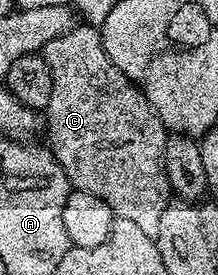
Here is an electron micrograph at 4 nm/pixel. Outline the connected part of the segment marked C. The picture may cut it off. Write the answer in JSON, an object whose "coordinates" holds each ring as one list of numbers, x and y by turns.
{"coordinates":[[76,26,71,32,60,34,60,38,52,38,52,42,48,42,42,47,40,54,48,62,48,70,52,70,52,98,44,109,44,132,50,135,49,151,53,152,54,161,59,164,64,170,66,177,70,179,71,189,78,189,95,195,96,198,102,199,111,208,113,215,117,219,136,222,136,226,140,226,140,230,144,230,144,234,157,237,160,230,160,218,163,216,167,206,172,203,172,193,170,191,170,183,166,177,166,171,164,170,164,154,162,153,163,148,166,147,168,129,160,122,156,110,152,110,146,95,115,66,112,58,108,58,108,54,102,45,102,33,97,27]]}

